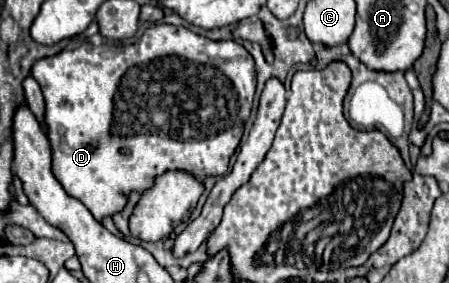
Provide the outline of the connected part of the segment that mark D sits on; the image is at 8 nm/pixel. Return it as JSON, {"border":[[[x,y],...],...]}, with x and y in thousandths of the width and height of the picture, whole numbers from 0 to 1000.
{"border":[[[339,88],[325,102],[325,117],[312,131],[307,152],[290,159],[205,159],[200,145],[187,145],[169,173],[143,173],[138,187],[120,201],[98,201],[76,223],[71,272],[89,293],[98,350],[102,350],[102,442],[107,442],[107,491],[116,512],[116,604],[125,633],[138,647],[151,689],[178,703],[196,746],[223,781],[236,760],[254,760],[258,746],[272,746],[281,724],[281,696],[290,675],[321,675],[339,661],[339,640],[347,618],[361,618],[374,597],[410,597],[441,633],[454,633],[463,618],[499,618],[508,597],[508,569],[521,548],[535,491],[539,491],[539,449],[557,406],[561,350],[570,322],[570,251],[566,251],[566,208],[557,187],[526,145],[472,145],[463,131],[445,131],[428,117],[414,95],[388,95],[388,88]]]}

